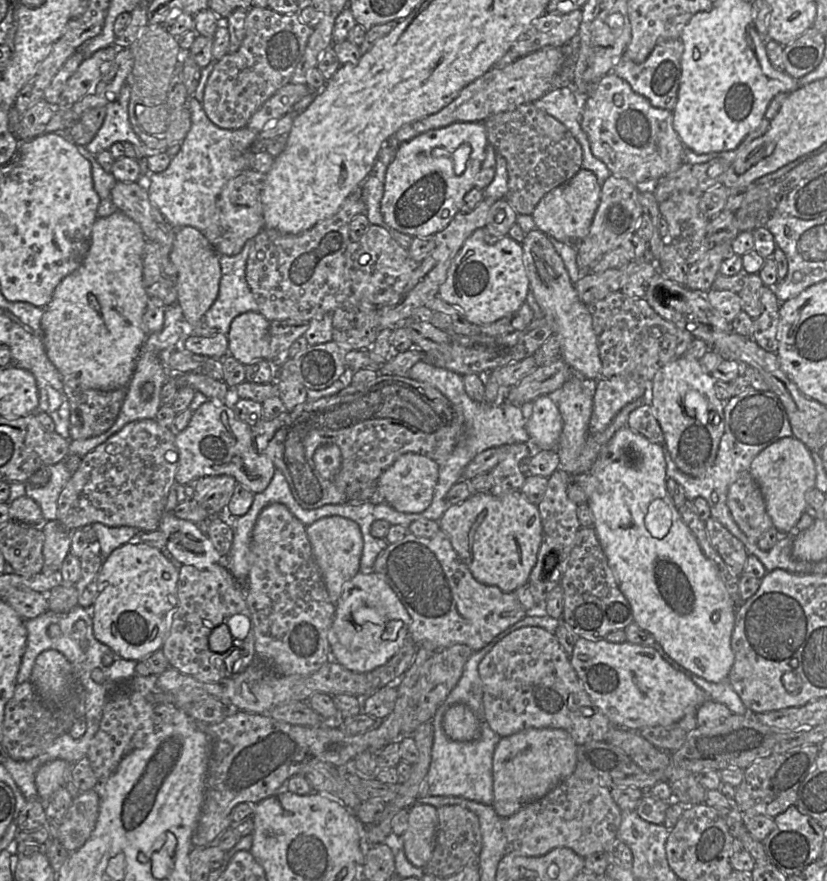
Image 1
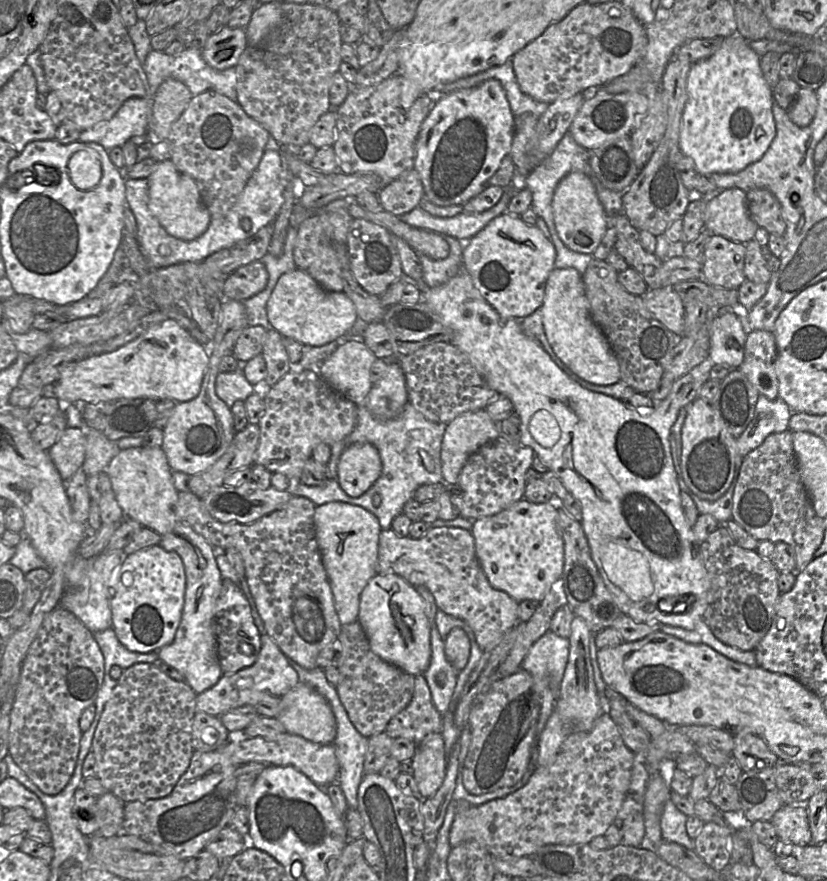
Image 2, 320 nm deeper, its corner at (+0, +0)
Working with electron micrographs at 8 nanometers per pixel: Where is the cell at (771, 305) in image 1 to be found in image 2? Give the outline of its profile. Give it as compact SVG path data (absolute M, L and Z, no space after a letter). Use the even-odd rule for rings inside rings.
M753 330L747 334L744 360L739 369L755 389L770 400L778 398L776 342L773 332Z

